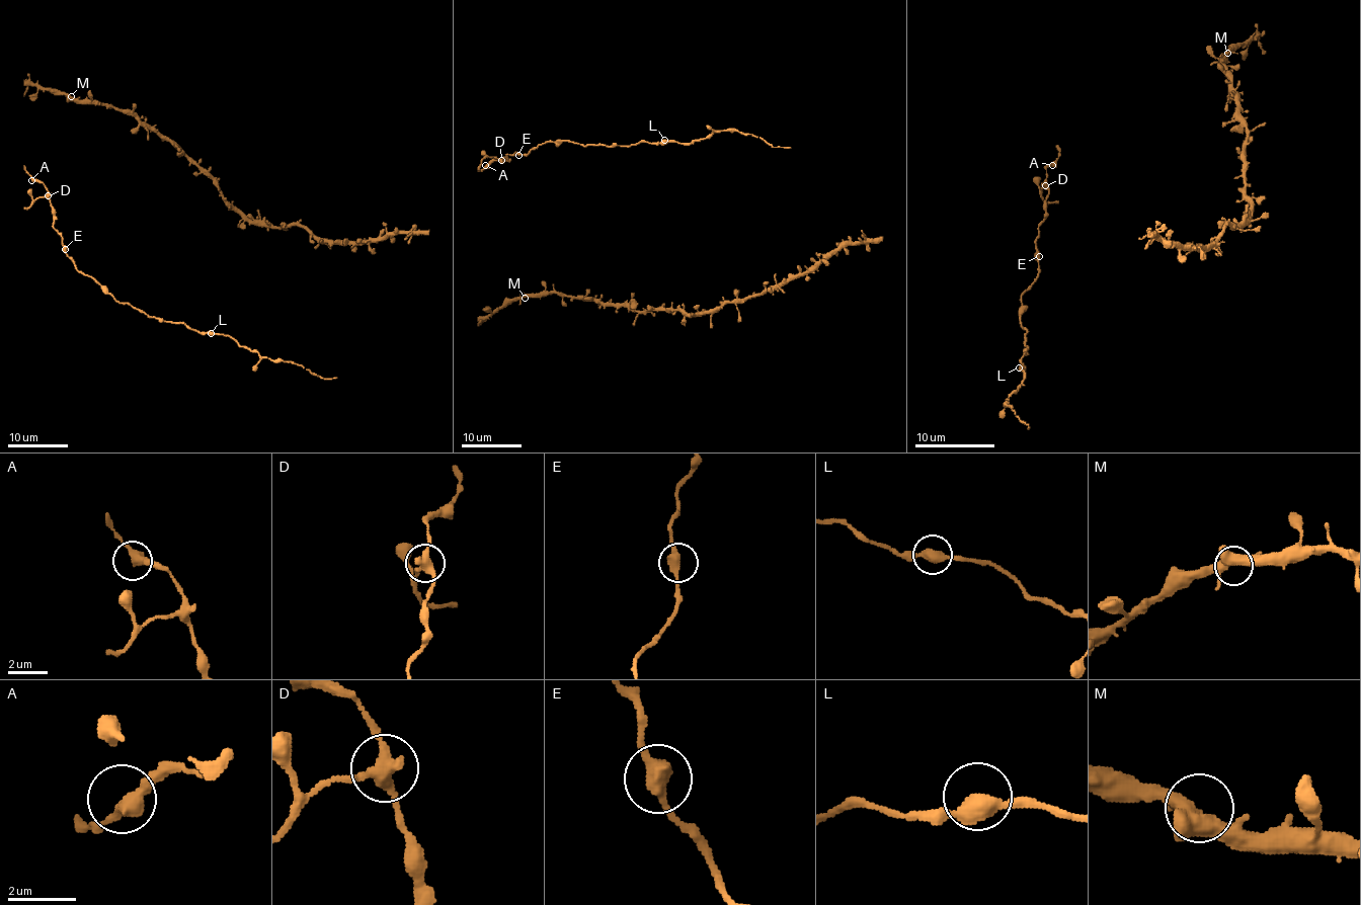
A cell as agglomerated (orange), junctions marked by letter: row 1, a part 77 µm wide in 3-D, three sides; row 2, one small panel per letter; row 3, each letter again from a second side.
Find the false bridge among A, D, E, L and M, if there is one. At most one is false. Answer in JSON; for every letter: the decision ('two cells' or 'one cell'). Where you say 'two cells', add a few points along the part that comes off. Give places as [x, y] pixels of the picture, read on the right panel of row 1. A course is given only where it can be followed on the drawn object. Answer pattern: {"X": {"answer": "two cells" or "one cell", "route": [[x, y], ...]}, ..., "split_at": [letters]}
{"A": {"answer": "one cell"}, "D": {"answer": "two cells", "route": [[1045, 184], [1041, 196], [1048, 202], [1058, 200]]}, "E": {"answer": "one cell"}, "L": {"answer": "one cell"}, "M": {"answer": "one cell"}, "split_at": ["D"]}

